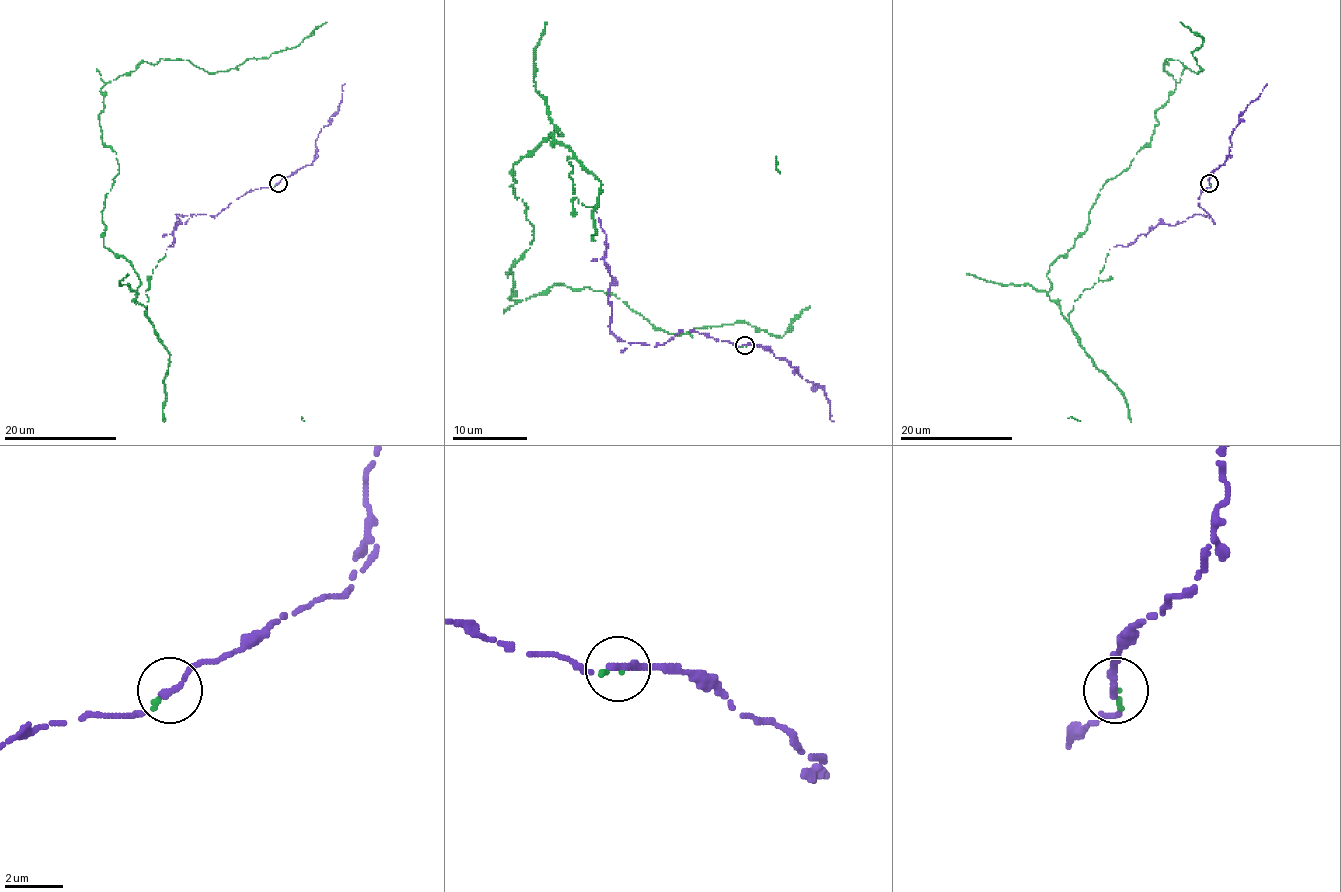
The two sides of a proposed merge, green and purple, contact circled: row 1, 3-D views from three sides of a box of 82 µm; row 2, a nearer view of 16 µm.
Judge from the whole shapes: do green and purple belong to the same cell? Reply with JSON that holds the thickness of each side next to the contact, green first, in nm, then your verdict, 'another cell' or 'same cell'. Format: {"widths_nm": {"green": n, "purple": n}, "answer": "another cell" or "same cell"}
{"widths_nm": {"green": 140, "purple": 220}, "answer": "same cell"}

